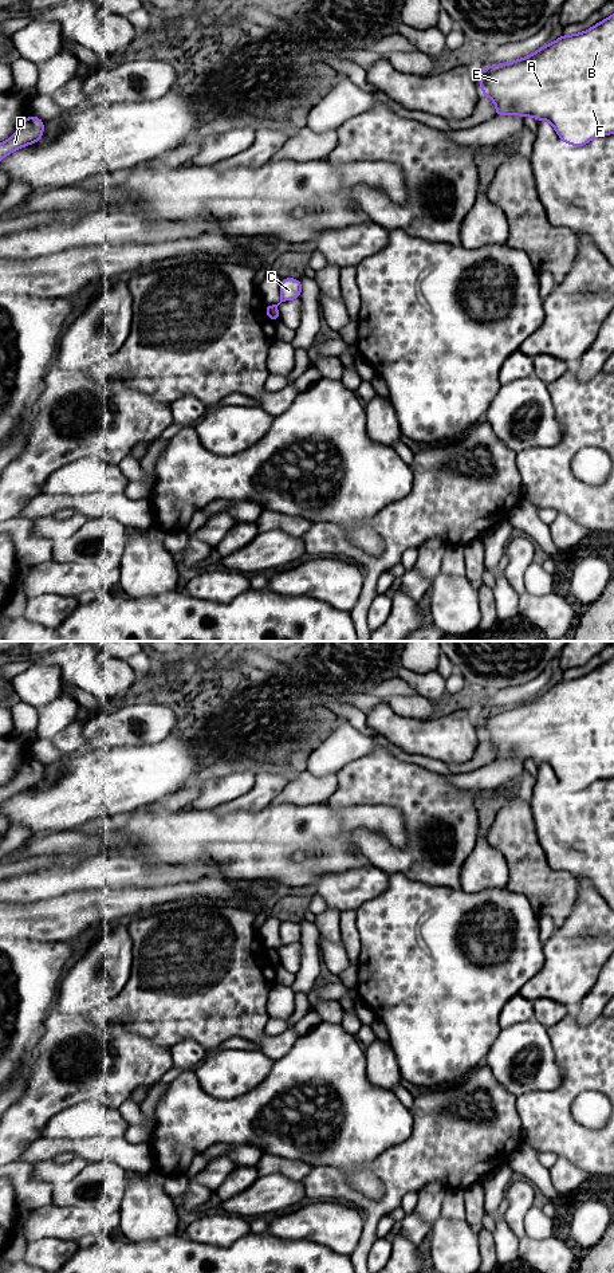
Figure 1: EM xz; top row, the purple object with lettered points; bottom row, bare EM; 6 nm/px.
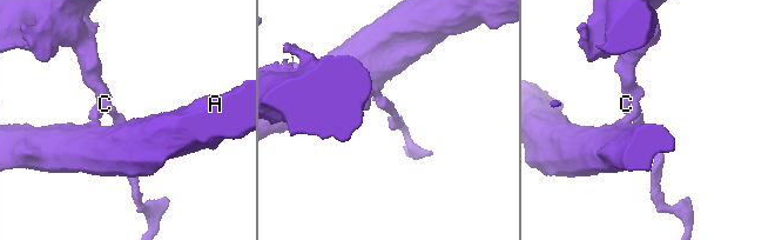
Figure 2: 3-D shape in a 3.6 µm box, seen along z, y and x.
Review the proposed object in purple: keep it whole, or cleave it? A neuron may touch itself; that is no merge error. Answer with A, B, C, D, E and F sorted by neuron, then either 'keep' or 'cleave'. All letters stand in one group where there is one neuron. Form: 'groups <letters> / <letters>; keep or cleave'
groups A B E F / C D; cleave

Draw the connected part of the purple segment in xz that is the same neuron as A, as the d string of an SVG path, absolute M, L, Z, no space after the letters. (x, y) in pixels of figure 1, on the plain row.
M614 657L590 673L563 679L523 703L483 711L479 722L483 739L496 749L495 761L517 758L547 763L559 782L572 790L614 778Z

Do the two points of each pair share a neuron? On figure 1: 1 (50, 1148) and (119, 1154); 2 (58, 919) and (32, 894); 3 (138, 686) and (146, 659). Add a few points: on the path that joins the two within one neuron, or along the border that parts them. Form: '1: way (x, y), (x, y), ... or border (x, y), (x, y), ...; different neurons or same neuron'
1: way (67, 1147), (102, 1148); same neuron
2: border (70, 892), (38, 902), (14, 904); different neurons
3: border (145, 674), (137, 678); different neurons

